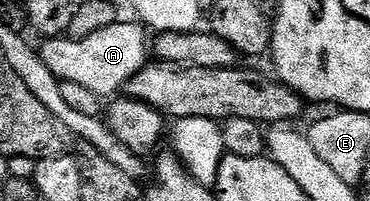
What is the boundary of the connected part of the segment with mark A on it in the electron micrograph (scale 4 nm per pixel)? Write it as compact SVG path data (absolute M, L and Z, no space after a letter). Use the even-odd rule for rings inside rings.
M119 22L108 26L108 30L96 30L96 34L88 34L88 38L80 38L79 40L69 38L47 39L46 45L41 45L40 55L48 66L48 70L52 70L52 74L56 74L58 80L76 82L77 85L92 90L93 94L101 98L113 97L115 94L121 93L130 79L148 63L148 56L146 56L147 29L141 23L133 23Z

